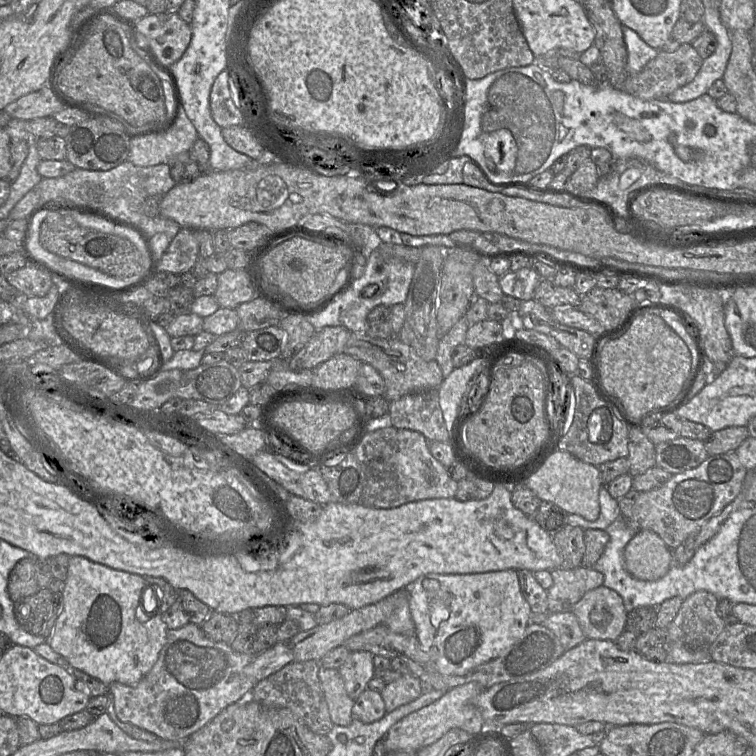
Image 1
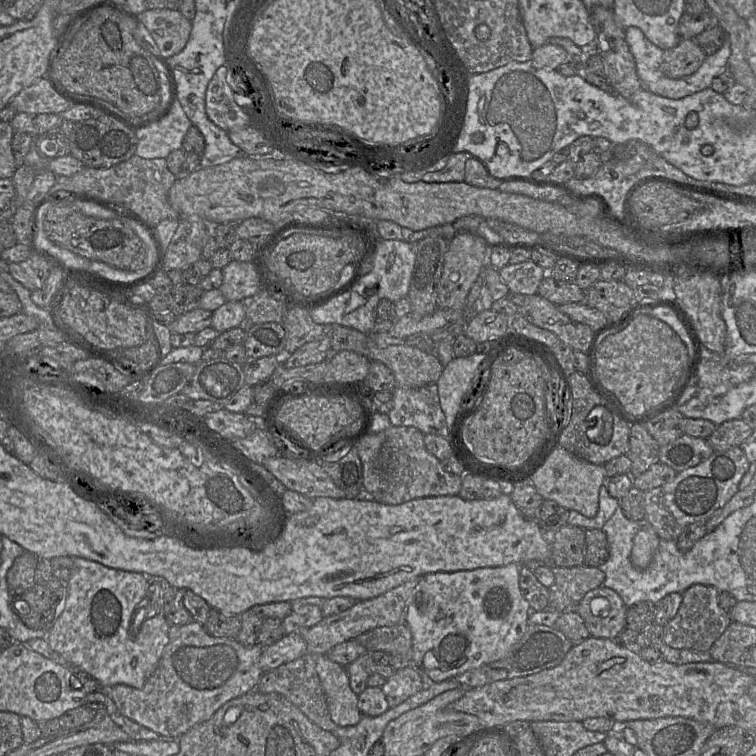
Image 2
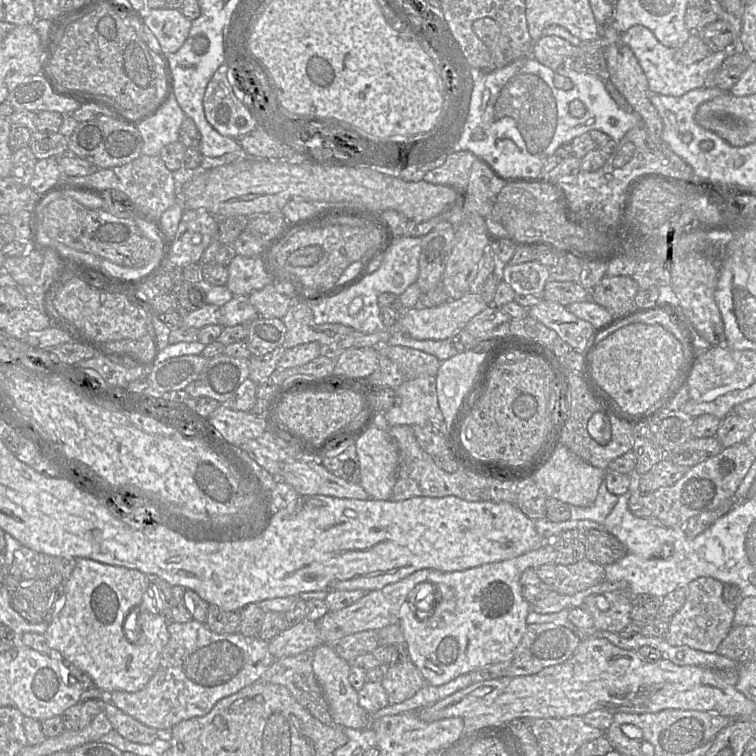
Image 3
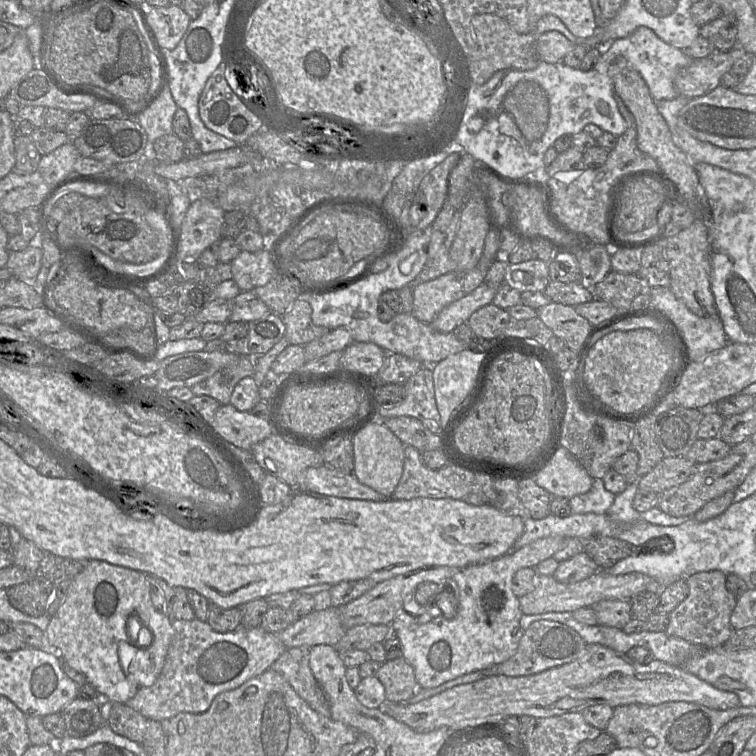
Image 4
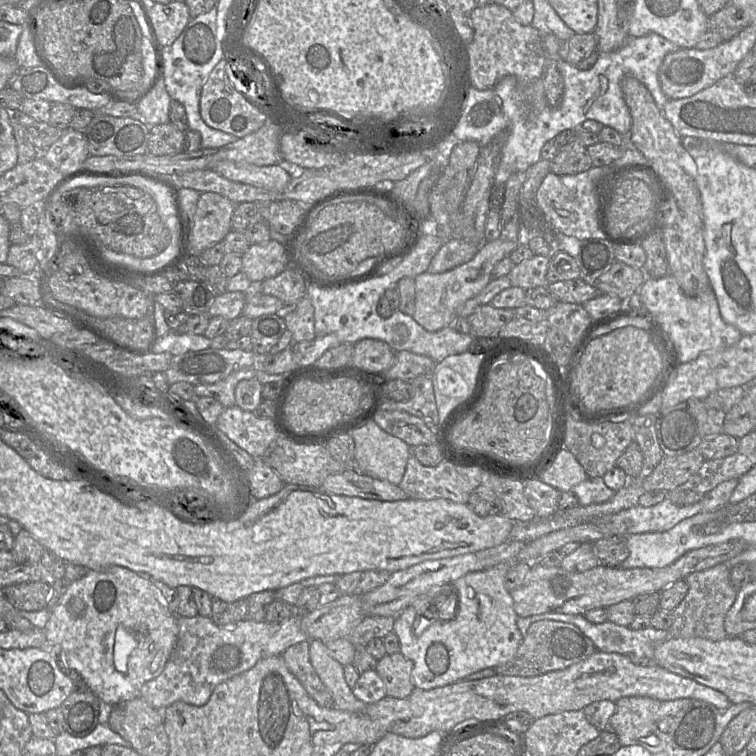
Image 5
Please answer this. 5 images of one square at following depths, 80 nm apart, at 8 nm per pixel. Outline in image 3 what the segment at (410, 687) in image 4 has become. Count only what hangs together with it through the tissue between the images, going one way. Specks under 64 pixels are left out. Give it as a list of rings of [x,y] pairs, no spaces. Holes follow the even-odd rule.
[[[409,660],[385,667],[382,686],[389,704],[398,704],[413,697],[426,685],[419,669]]]

